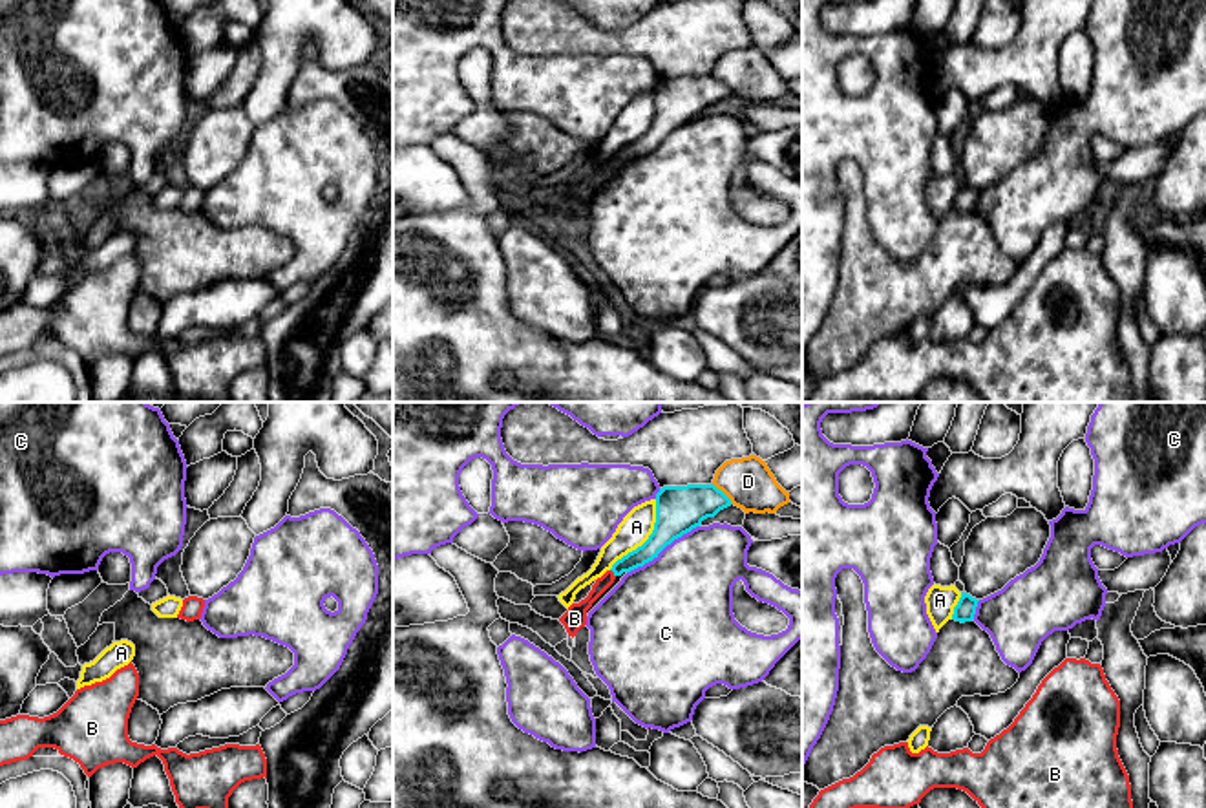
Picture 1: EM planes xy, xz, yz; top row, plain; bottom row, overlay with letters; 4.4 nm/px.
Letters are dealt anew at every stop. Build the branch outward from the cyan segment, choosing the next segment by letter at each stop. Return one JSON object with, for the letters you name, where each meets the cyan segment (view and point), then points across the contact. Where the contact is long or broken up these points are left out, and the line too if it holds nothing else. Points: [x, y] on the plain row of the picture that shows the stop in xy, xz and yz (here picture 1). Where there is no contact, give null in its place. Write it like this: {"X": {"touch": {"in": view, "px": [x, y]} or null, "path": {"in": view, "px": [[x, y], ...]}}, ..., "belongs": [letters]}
{"B": {"touch": {"in": "xz", "px": [613, 161]}, "path": {"in": "xz", "px": [[658, 130], [644, 145], [613, 161], [576, 205]]}}, "belongs": ["B"]}

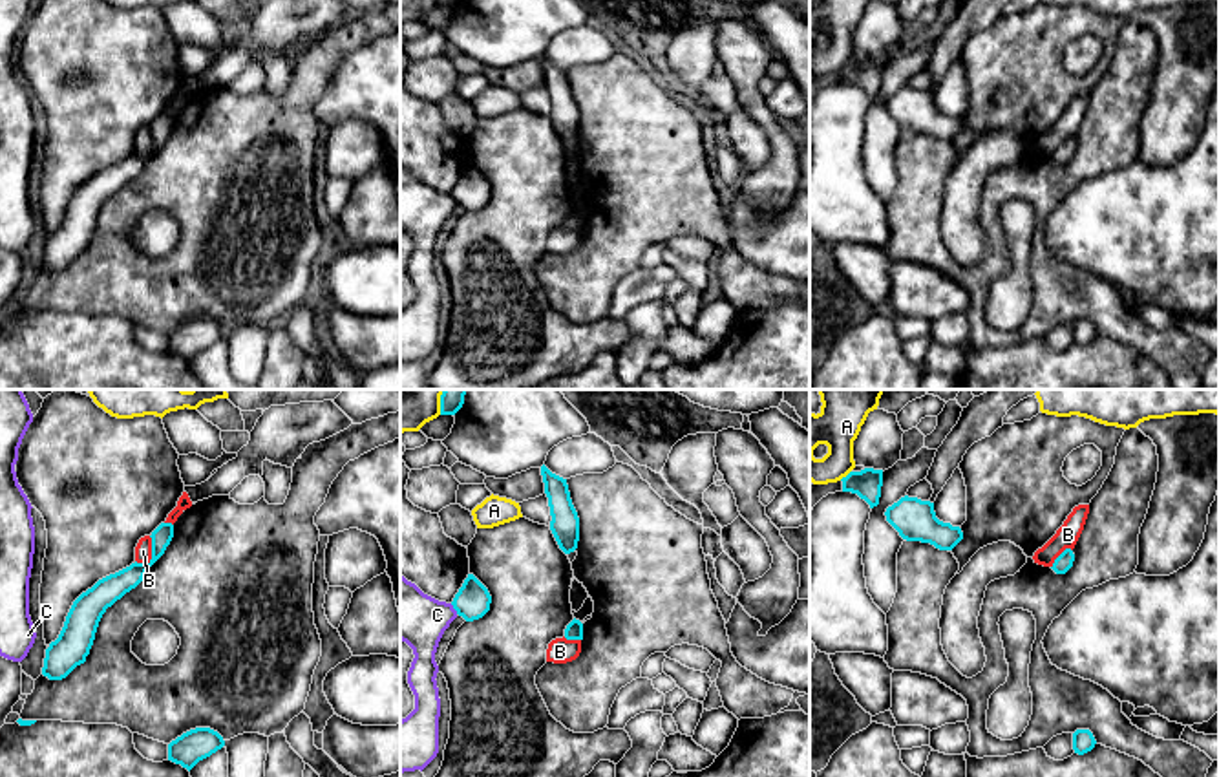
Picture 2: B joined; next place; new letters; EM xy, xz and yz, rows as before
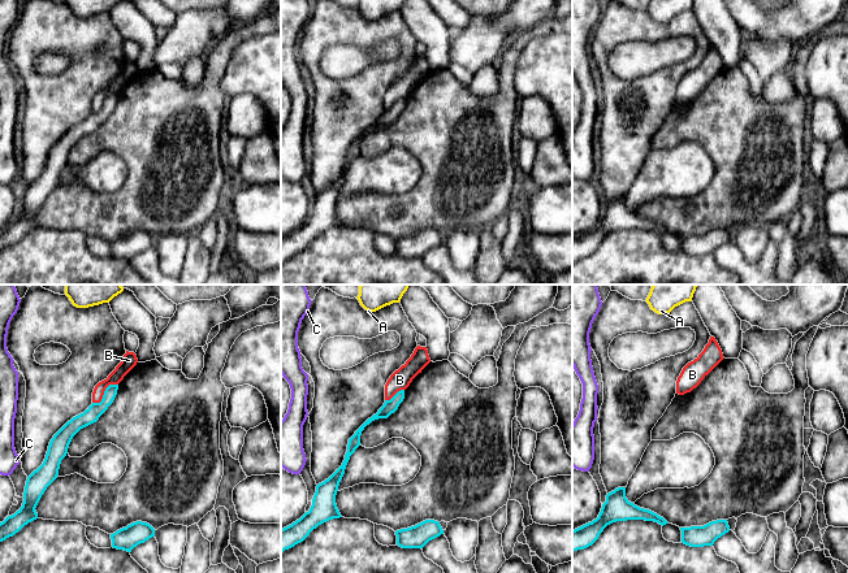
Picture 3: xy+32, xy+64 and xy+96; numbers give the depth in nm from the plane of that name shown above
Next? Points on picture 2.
{"belongs": []}

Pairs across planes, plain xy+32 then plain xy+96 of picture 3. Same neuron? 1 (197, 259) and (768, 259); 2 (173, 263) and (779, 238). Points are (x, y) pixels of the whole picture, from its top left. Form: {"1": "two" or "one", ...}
{"1": "two", "2": "two"}

